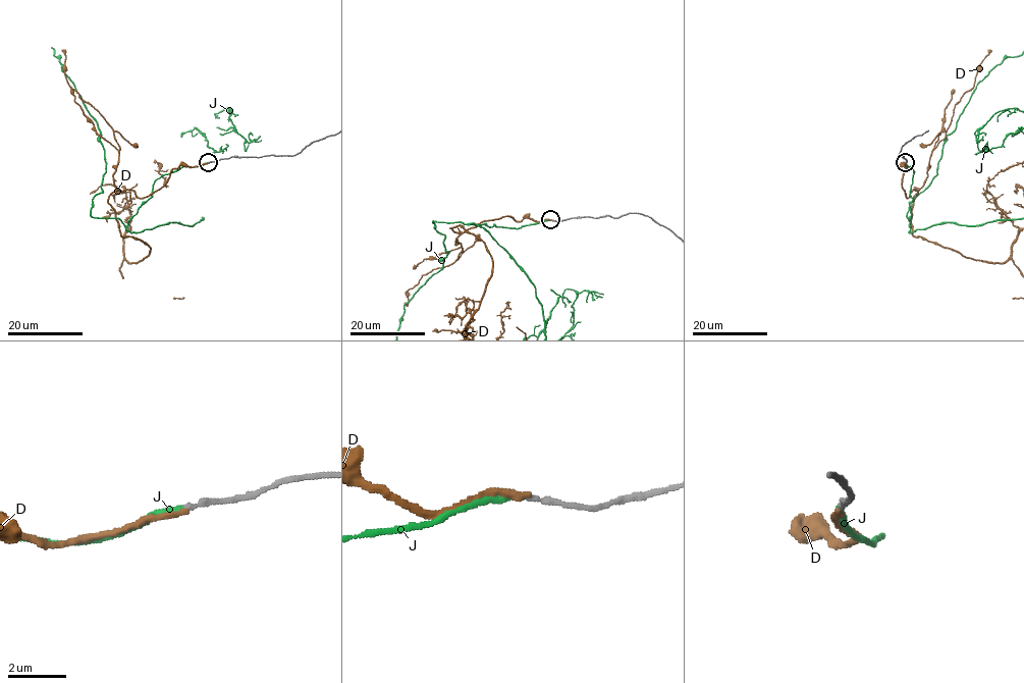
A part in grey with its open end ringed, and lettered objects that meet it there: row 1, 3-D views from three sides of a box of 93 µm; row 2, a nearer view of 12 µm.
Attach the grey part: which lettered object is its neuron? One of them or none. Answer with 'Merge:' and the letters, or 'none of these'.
Merge: J

